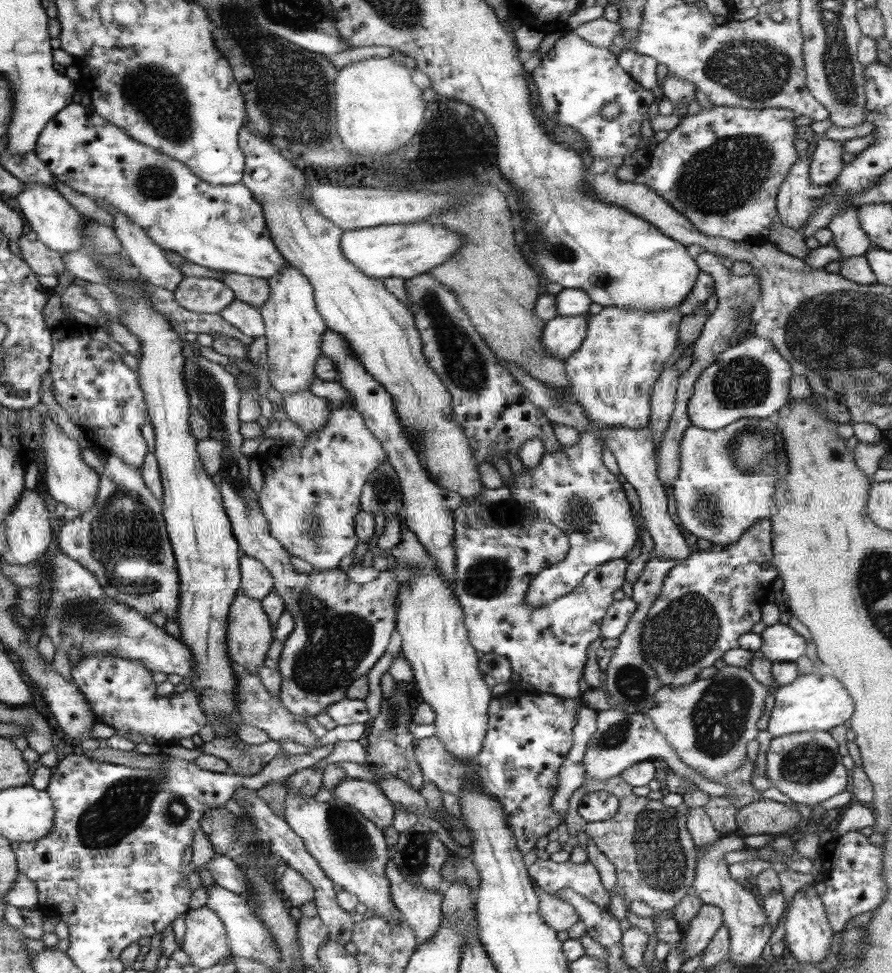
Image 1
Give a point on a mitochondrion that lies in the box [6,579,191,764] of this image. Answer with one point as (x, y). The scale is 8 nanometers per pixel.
(81, 612)

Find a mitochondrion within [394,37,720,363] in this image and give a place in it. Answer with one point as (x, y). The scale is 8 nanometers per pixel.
(560, 252)

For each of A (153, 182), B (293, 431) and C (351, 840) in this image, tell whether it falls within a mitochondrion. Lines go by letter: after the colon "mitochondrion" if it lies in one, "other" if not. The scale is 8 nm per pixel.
A: mitochondrion
B: other
C: mitochondrion

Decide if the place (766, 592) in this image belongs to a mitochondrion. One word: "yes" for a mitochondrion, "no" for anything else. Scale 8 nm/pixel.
no

